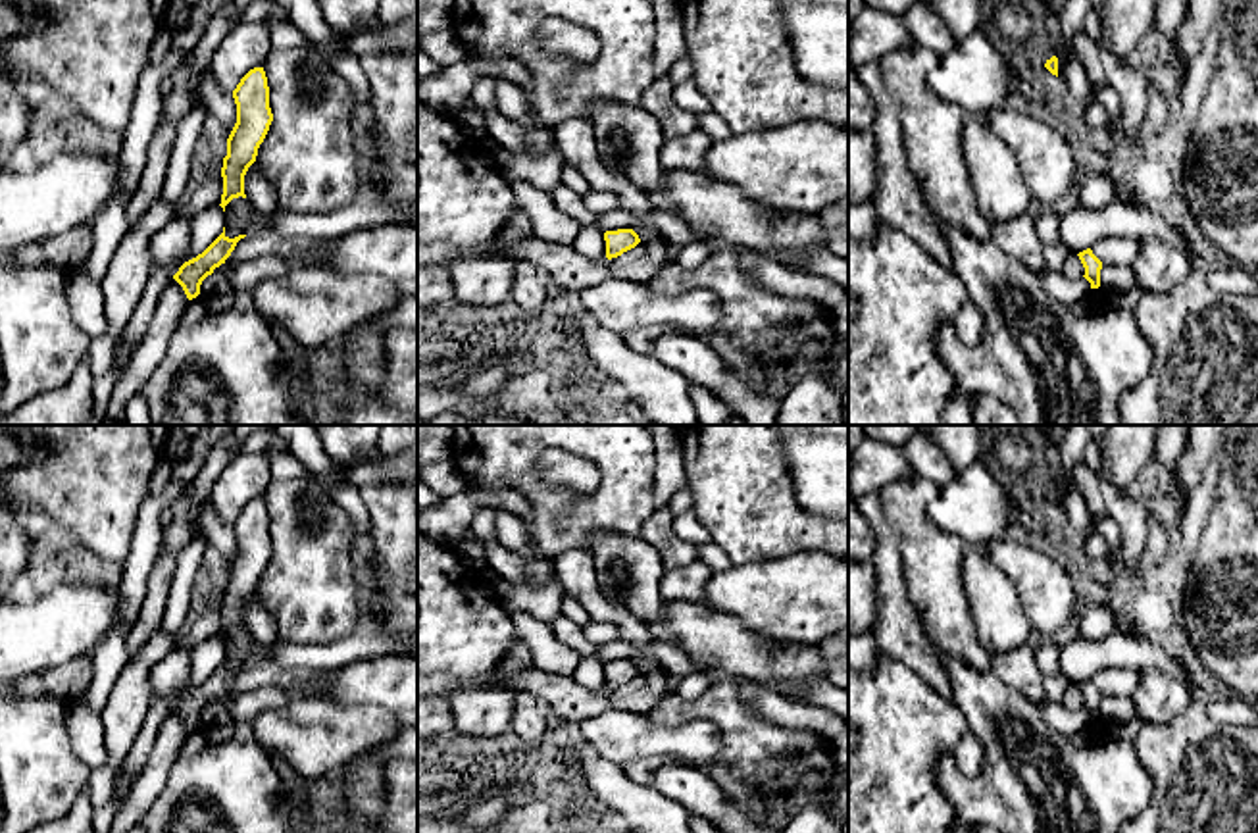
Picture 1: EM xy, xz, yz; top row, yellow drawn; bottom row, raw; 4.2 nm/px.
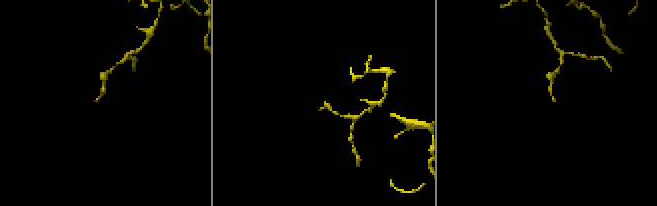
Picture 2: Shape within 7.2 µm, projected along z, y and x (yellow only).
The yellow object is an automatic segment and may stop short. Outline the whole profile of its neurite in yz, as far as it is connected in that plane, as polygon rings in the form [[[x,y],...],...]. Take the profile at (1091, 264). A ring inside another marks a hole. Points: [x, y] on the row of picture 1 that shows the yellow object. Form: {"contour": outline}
{"contour": [[[1091,248],[1079,252],[1077,256],[1085,267],[1083,277],[1091,283],[1091,289],[1098,289],[1100,287],[1102,262],[1093,254]]]}

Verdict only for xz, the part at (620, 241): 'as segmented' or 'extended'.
as segmented

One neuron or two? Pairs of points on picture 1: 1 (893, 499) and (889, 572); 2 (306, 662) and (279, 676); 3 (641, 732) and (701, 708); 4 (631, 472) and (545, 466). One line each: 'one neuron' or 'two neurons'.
1: two neurons
2: two neurons
3: two neurons
4: two neurons

